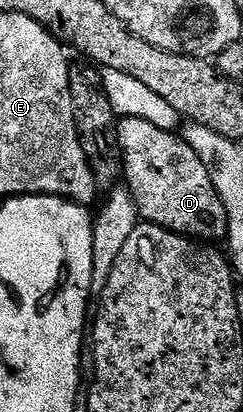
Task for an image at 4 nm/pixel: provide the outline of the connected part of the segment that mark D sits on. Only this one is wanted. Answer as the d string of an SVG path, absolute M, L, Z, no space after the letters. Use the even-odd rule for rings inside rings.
M123 117L117 122L117 142L122 156L125 188L134 196L143 222L159 225L182 237L203 243L218 243L227 236L224 203L210 178L208 167L184 143L181 136L152 127L144 119Z

